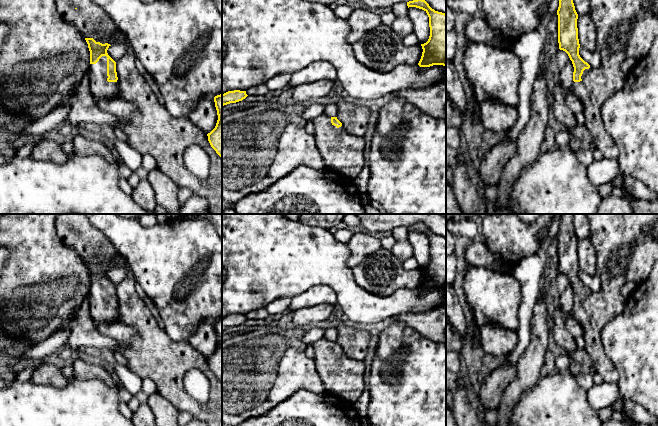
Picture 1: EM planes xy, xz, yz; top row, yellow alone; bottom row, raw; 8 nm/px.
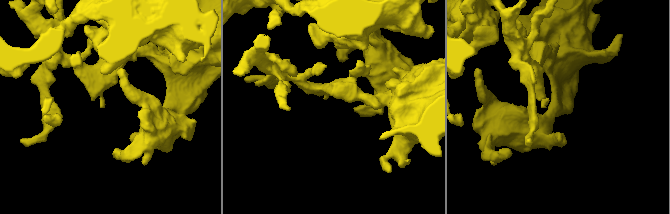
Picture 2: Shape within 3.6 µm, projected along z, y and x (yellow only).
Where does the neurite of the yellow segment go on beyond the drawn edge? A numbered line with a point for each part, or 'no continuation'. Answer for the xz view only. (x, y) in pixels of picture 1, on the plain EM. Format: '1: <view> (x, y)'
1: xz (344, 377)

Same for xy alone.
1: xy (100, 312)

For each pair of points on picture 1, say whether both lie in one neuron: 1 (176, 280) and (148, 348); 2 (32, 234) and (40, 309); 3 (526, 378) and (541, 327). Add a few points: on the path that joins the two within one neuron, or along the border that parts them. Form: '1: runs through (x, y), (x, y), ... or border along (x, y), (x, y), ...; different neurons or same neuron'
1: border along (163, 328), (172, 340), (184, 339); different neurons
2: runs through (36, 253), (40, 263), (40, 290); same neuron
3: runs through (529, 365), (541, 340); same neuron

